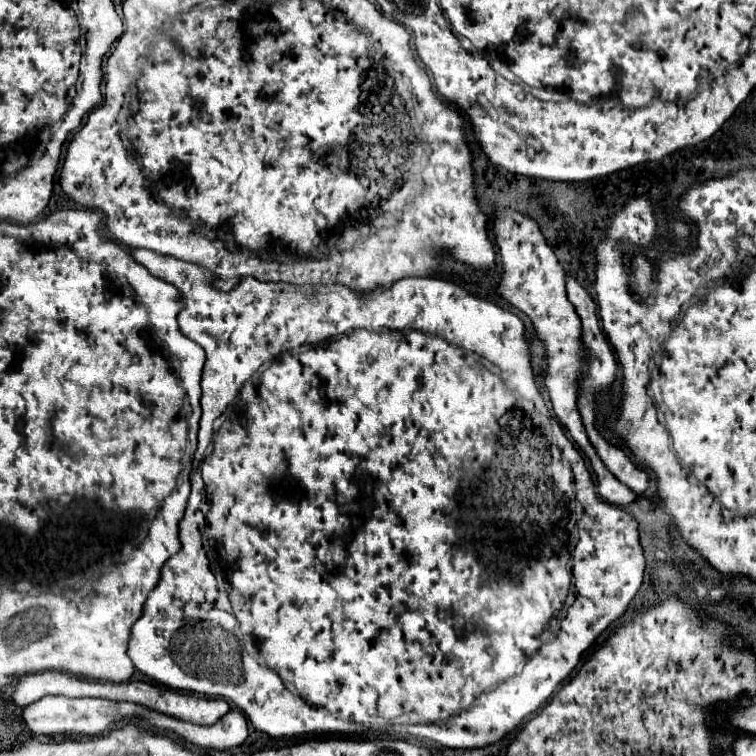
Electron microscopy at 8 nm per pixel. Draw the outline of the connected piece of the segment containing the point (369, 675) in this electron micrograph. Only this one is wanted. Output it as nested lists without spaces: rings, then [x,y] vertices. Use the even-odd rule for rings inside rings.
[[[133,250],[133,258],[135,258],[139,264],[143,264],[153,276],[163,278],[165,282],[171,282],[171,284],[175,284],[175,286],[181,290],[183,300],[185,300],[185,308],[183,308],[183,312],[179,314],[179,328],[181,328],[181,332],[183,332],[187,338],[195,340],[195,342],[207,352],[207,362],[205,362],[203,380],[201,380],[201,388],[203,388],[203,396],[201,396],[203,416],[201,416],[201,422],[199,422],[199,448],[197,448],[197,454],[195,454],[195,466],[201,464],[203,454],[205,454],[207,446],[211,444],[211,438],[213,438],[213,452],[211,452],[211,454],[203,460],[203,464],[201,464],[203,480],[199,478],[197,468],[195,468],[191,482],[193,482],[193,486],[197,486],[197,482],[201,482],[201,494],[203,494],[203,482],[205,482],[205,498],[207,498],[207,502],[201,502],[201,512],[203,512],[203,516],[205,516],[205,538],[207,538],[205,542],[207,542],[207,548],[213,552],[213,566],[217,568],[217,574],[221,574],[221,578],[219,578],[220,575],[215,575],[211,572],[209,558],[207,558],[207,554],[205,554],[205,550],[203,550],[203,542],[201,542],[201,540],[203,540],[203,534],[201,534],[201,530],[203,530],[203,526],[201,526],[201,512],[185,512],[185,516],[183,516],[183,520],[181,520],[181,546],[183,546],[183,548],[179,550],[179,554],[171,556],[171,558],[165,562],[165,566],[163,566],[163,570],[161,570],[161,580],[159,580],[159,584],[157,584],[157,586],[153,588],[153,592],[147,596],[147,600],[145,600],[145,604],[143,604],[143,614],[141,614],[141,618],[139,618],[139,620],[133,624],[133,628],[131,628],[131,638],[129,638],[127,654],[129,654],[129,658],[133,660],[135,668],[137,668],[139,672],[143,672],[145,676],[149,676],[149,678],[157,680],[159,684],[169,686],[169,688],[173,688],[173,690],[189,690],[189,692],[197,692],[197,694],[201,694],[201,696],[223,696],[225,700],[229,700],[229,702],[233,702],[233,704],[235,704],[235,694],[237,694],[237,704],[235,704],[235,706],[237,706],[239,710],[243,710],[243,714],[251,720],[251,724],[253,724],[257,730],[267,732],[269,736],[277,736],[277,738],[279,738],[279,736],[297,736],[297,734],[319,734],[319,732],[351,732],[351,730],[353,730],[353,732],[359,732],[359,730],[353,728],[353,726],[365,726],[365,724],[389,724],[389,726],[395,726],[395,724],[409,726],[409,724],[413,724],[413,730],[409,730],[413,736],[425,736],[425,738],[435,740],[435,742],[439,742],[439,745],[446,748],[469,750],[485,748],[485,746],[489,746],[489,744],[495,744],[495,742],[499,742],[505,734],[509,734],[511,730],[515,730],[521,722],[525,722],[541,704],[547,702],[547,698],[555,692],[555,688],[573,672],[573,668],[577,666],[581,654],[597,640],[597,636],[599,636],[611,622],[615,622],[619,616],[623,616],[623,612],[627,610],[629,602],[633,600],[633,596],[637,594],[637,590],[639,590],[639,586],[641,586],[641,582],[643,582],[645,558],[643,558],[643,550],[641,550],[641,544],[639,544],[637,522],[633,520],[633,516],[629,516],[625,510],[621,510],[621,508],[617,508],[617,506],[611,506],[611,504],[607,504],[607,502],[603,502],[603,500],[597,498],[595,486],[593,486],[593,480],[591,480],[591,474],[589,474],[589,470],[587,470],[587,466],[585,466],[583,456],[581,456],[579,450],[565,438],[563,432],[558,434],[557,440],[553,440],[553,422],[551,422],[549,410],[545,408],[543,398],[541,398],[541,394],[539,394],[539,390],[537,390],[537,386],[535,386],[535,380],[533,380],[529,346],[527,346],[527,342],[525,342],[525,338],[523,338],[523,332],[525,332],[523,322],[521,322],[515,314],[511,314],[511,312],[503,310],[503,308],[495,306],[493,302],[475,298],[475,296],[467,294],[463,288],[459,288],[459,286],[455,286],[455,284],[451,284],[451,282],[447,282],[447,280],[439,280],[439,278],[401,278],[401,280],[393,282],[391,288],[387,288],[387,290],[375,288],[373,292],[369,292],[369,294],[365,294],[365,296],[357,296],[357,294],[355,294],[351,288],[347,288],[347,286],[321,286],[321,284],[319,284],[319,286],[293,286],[293,284],[285,282],[259,282],[257,278],[245,276],[245,278],[241,278],[241,280],[237,282],[235,288],[231,288],[229,292],[223,292],[223,290],[213,288],[215,276],[213,276],[209,270],[205,270],[203,266],[197,266],[197,264],[191,264],[191,262],[181,262],[181,260],[173,258],[173,256],[163,256],[163,254],[157,254],[157,252],[153,252],[153,250]],[[563,608],[566,612],[569,609],[567,616],[565,616],[565,618],[555,618],[555,616],[559,614],[559,610]],[[552,622],[556,625],[552,625],[552,627],[557,627],[553,633],[555,638],[553,638],[551,642],[543,644],[543,642],[545,642],[545,634],[549,634],[547,628],[551,627],[549,624]],[[171,642],[173,642],[173,646],[177,646],[177,654],[181,654],[181,650],[185,650],[185,662],[221,662],[221,666],[225,666],[225,662],[229,662],[229,678],[233,678],[233,690],[229,690],[229,686],[217,686],[217,682],[205,682],[205,678],[193,678],[193,674],[181,674],[181,670],[177,670],[177,666],[173,666],[173,658],[169,658],[169,644],[171,644]]]

